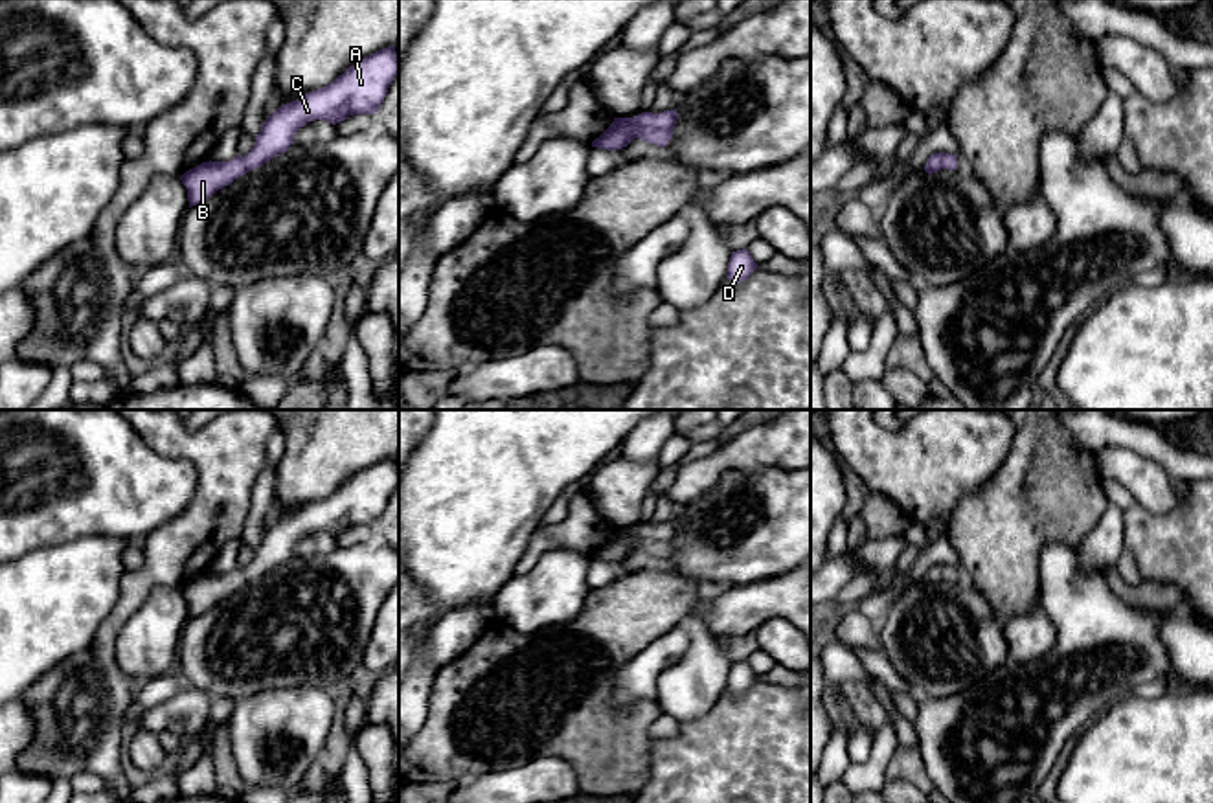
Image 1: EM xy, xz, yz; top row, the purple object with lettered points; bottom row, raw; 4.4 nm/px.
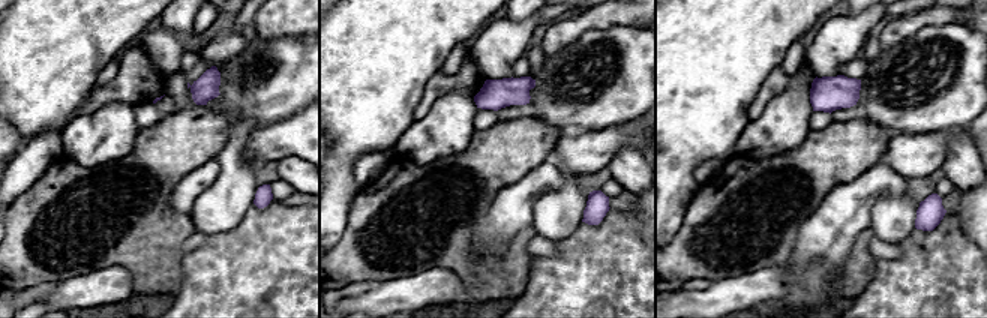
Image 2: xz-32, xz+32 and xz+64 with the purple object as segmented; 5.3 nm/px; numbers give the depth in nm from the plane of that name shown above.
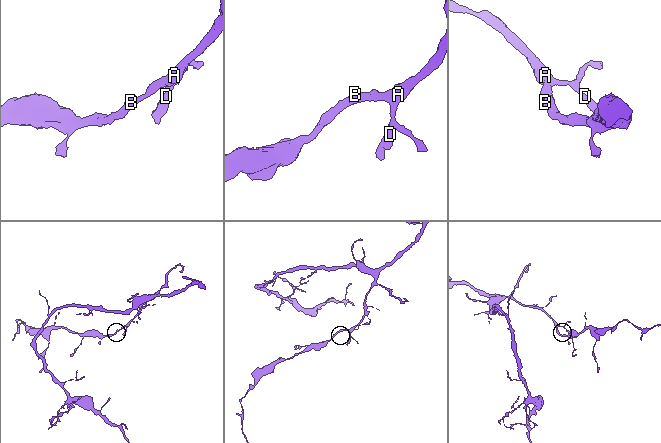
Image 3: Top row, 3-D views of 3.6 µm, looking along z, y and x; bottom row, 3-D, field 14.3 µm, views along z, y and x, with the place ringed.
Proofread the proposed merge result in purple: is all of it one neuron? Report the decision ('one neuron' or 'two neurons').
one neuron

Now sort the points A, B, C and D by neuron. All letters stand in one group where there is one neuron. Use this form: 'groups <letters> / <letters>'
groups A B C D

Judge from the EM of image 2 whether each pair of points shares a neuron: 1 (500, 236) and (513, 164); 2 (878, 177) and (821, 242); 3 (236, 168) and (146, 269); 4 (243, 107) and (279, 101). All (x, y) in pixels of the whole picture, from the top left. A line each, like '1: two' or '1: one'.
1: two
2: one
3: two
4: one

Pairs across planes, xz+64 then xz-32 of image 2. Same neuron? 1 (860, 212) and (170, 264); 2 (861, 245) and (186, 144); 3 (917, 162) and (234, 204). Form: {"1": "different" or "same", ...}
{"1": "different", "2": "same", "3": "different"}

